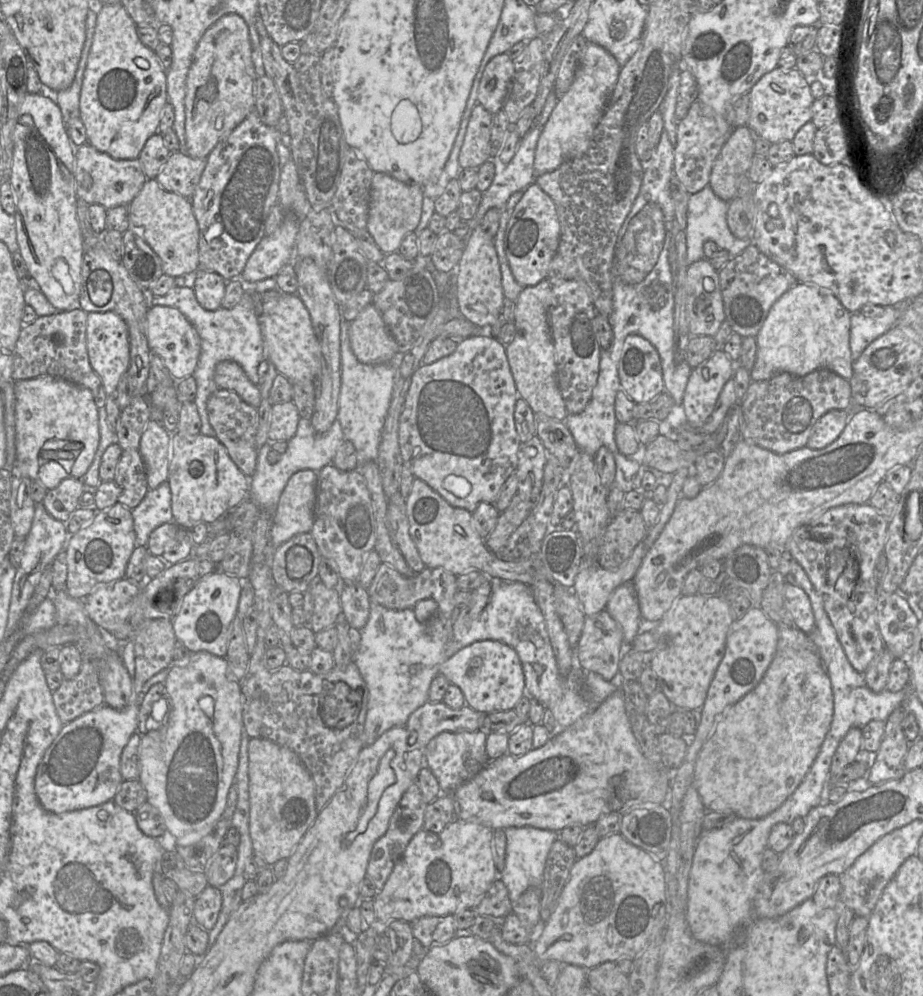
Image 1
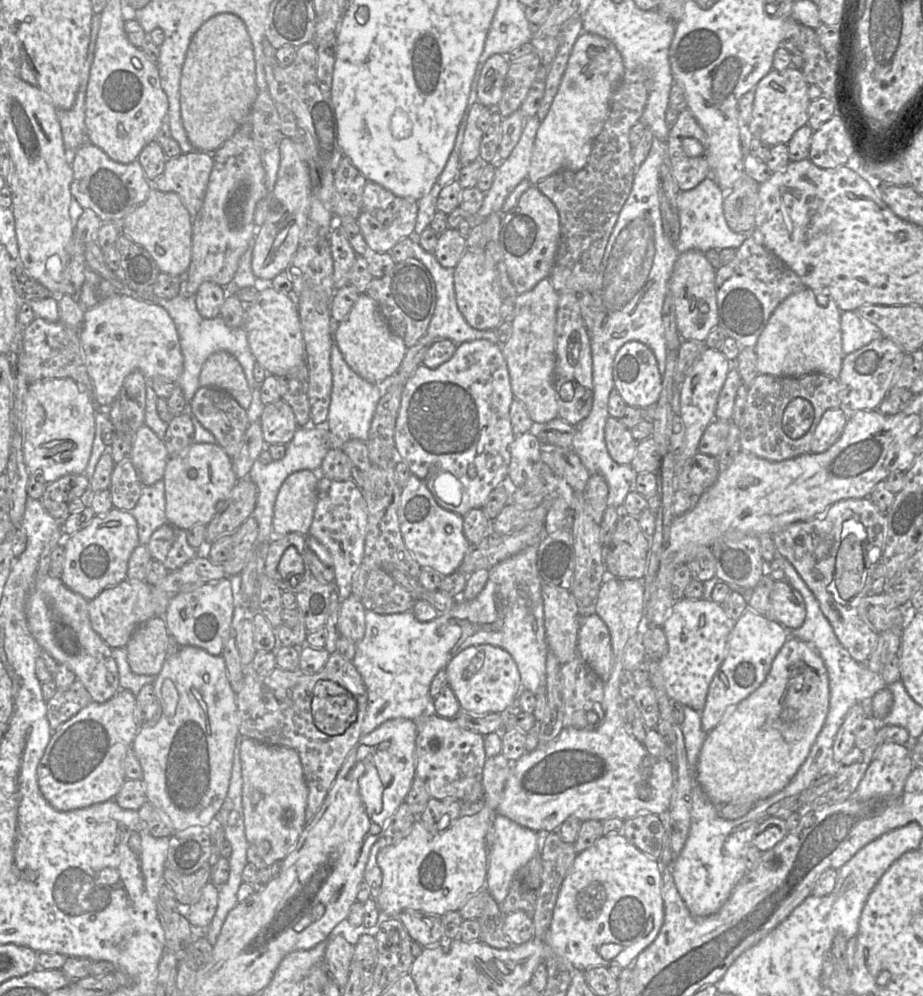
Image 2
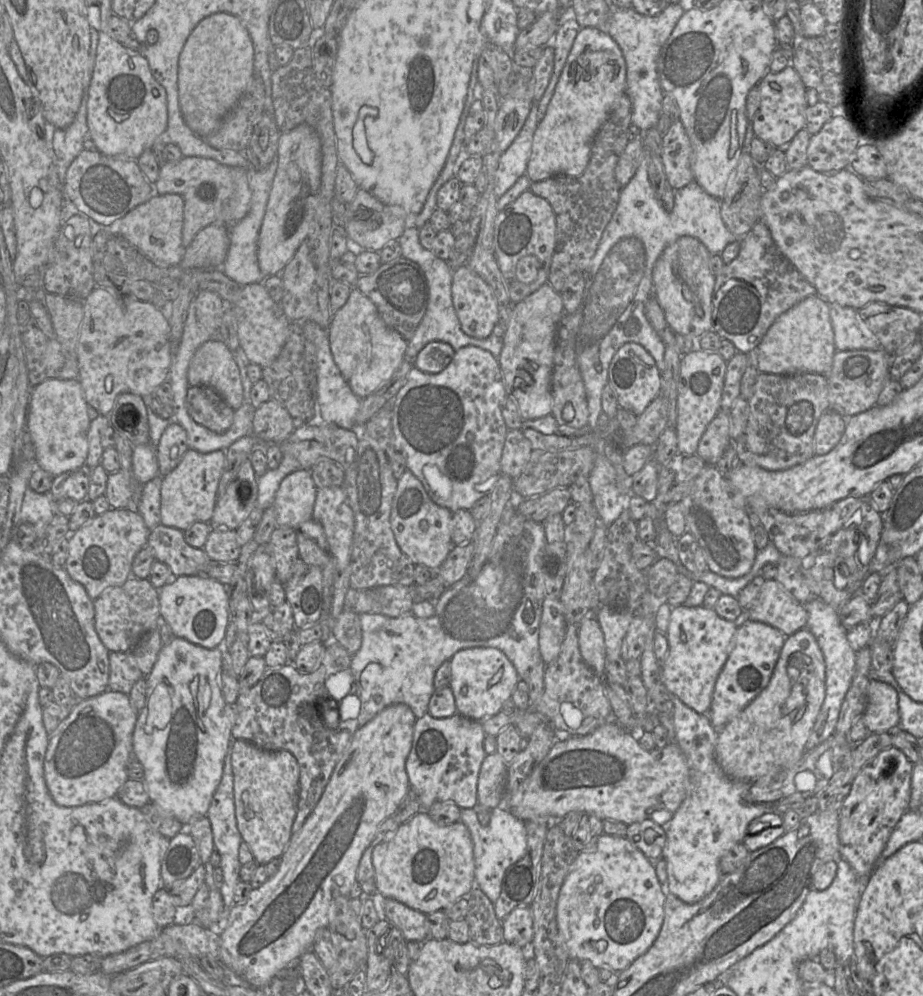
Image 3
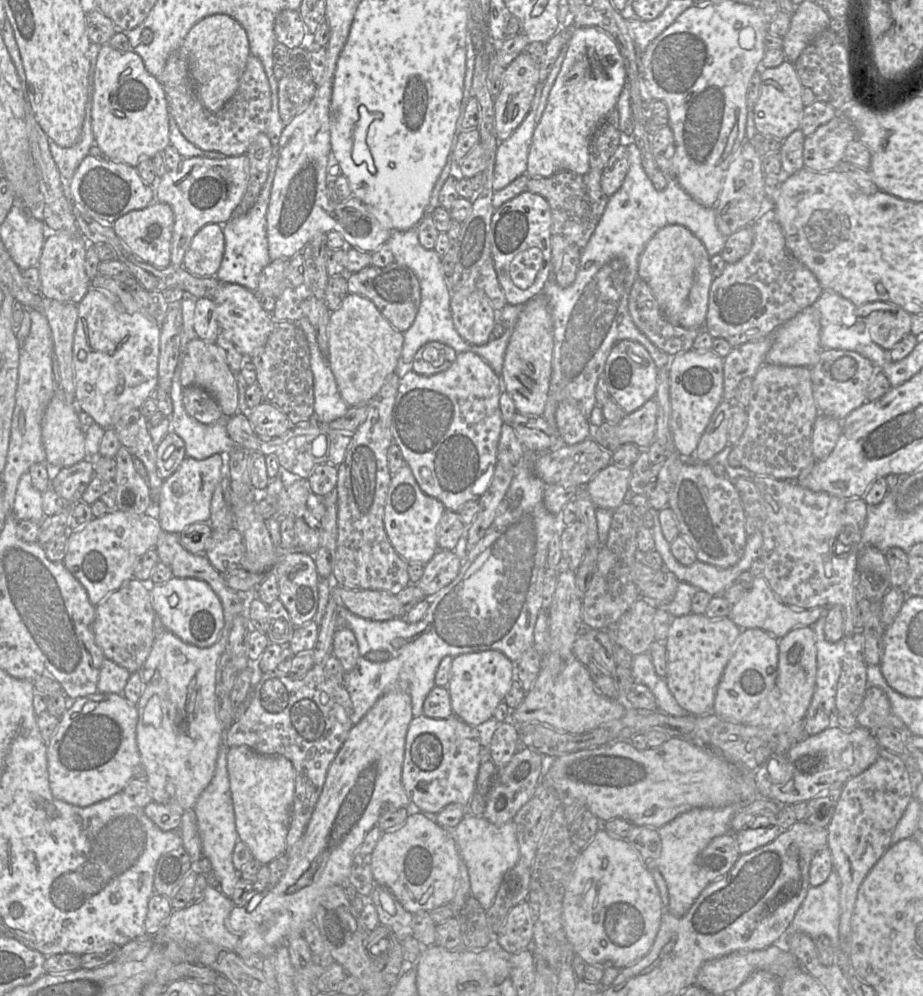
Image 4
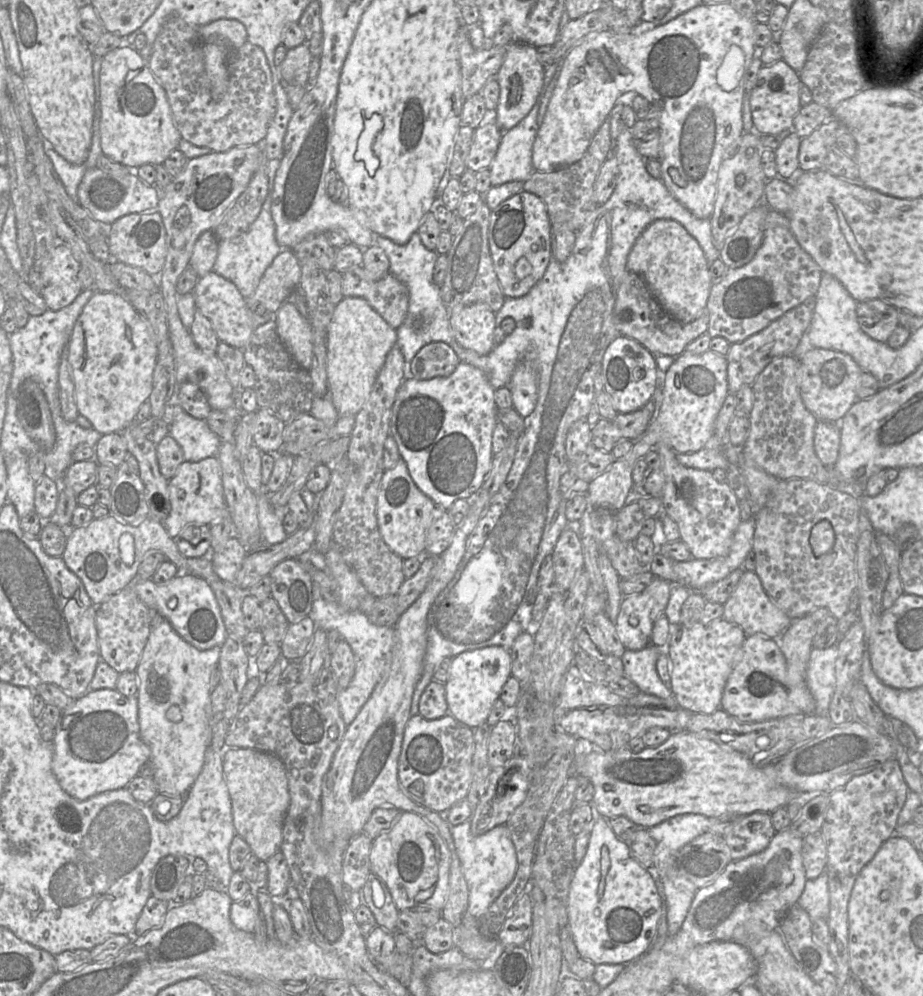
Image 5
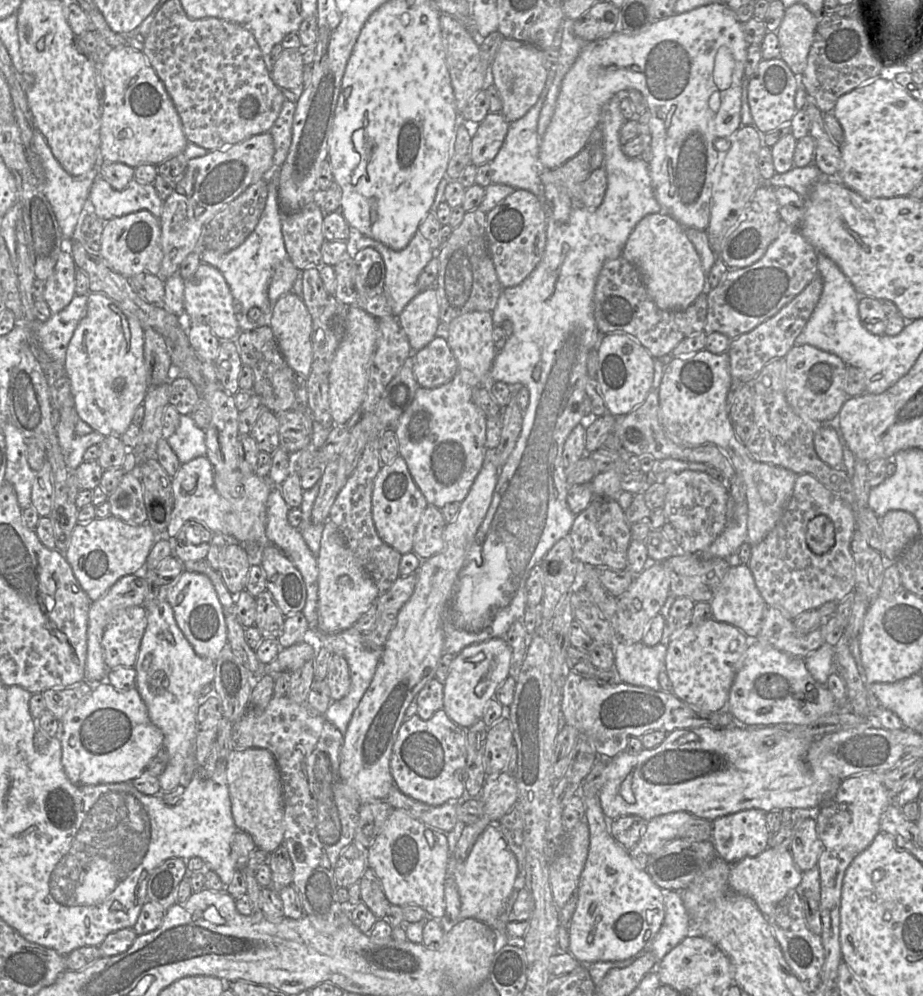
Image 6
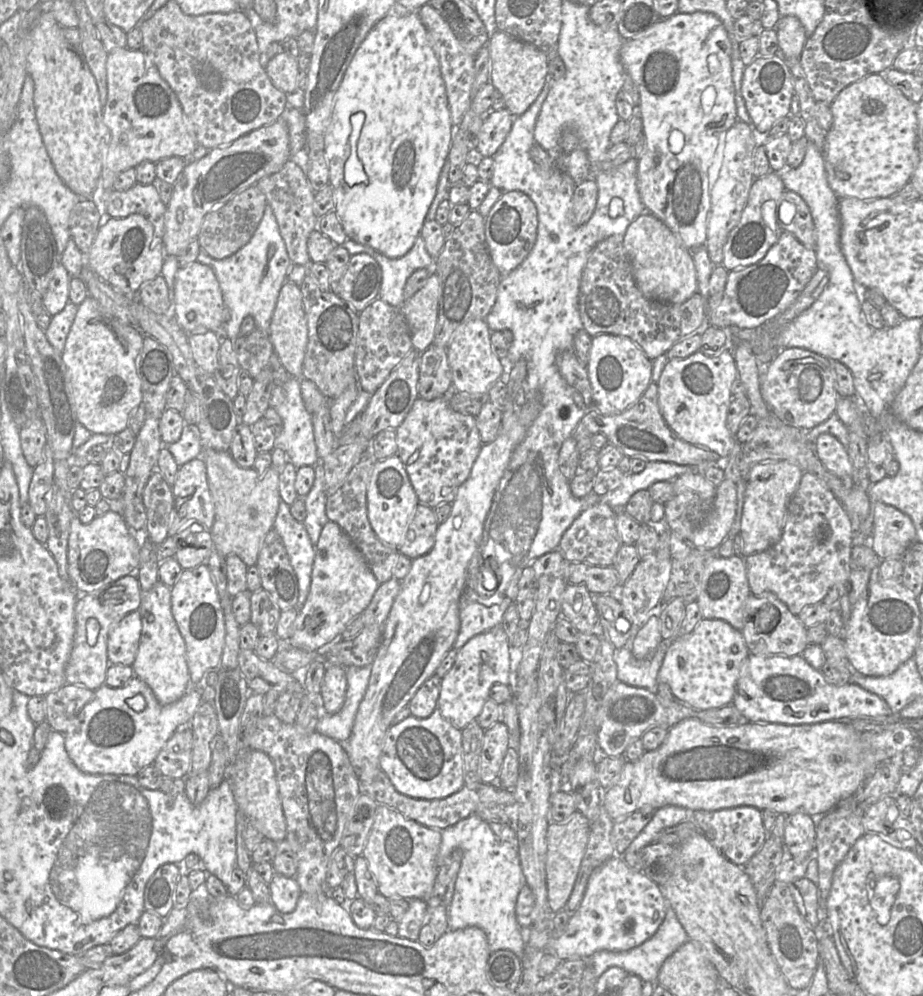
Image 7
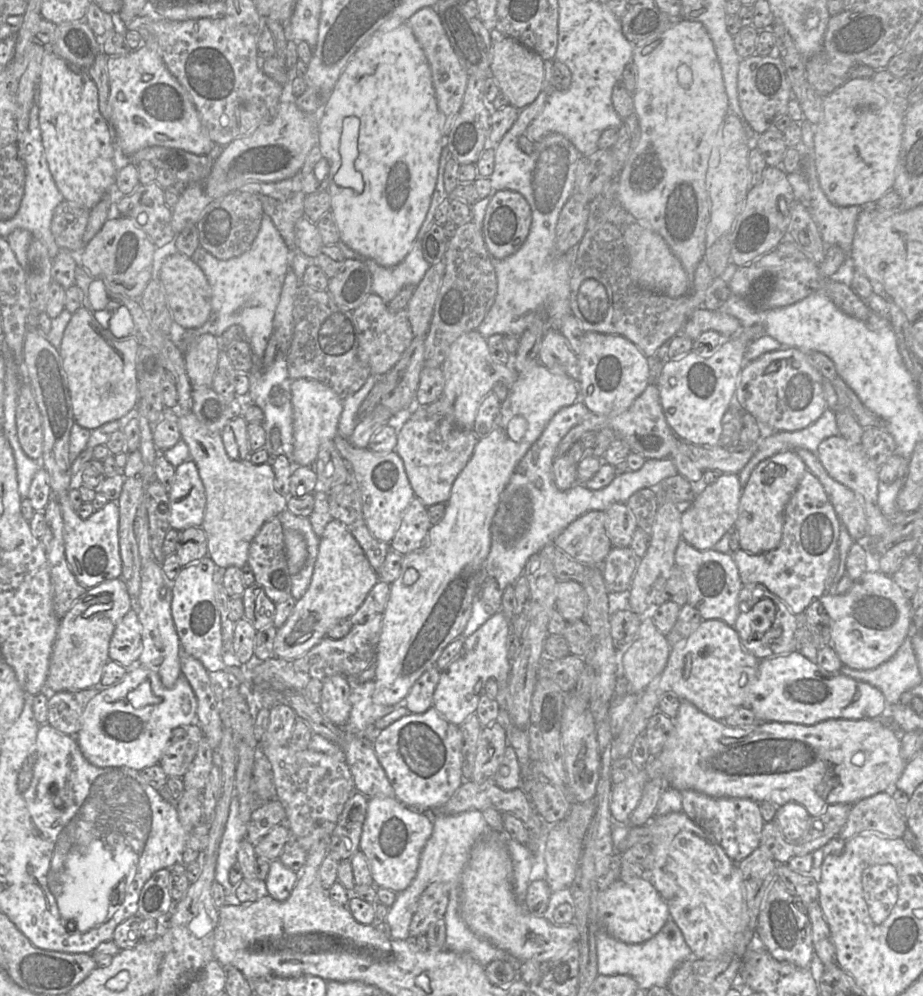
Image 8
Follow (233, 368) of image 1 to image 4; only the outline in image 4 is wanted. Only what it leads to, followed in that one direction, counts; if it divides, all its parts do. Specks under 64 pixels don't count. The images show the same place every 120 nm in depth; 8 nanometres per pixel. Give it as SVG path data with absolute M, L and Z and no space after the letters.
M198 338L191 340L182 353L180 382L183 388L199 386L208 391L220 406L224 416L238 413L238 387L230 370L224 351L215 343Z

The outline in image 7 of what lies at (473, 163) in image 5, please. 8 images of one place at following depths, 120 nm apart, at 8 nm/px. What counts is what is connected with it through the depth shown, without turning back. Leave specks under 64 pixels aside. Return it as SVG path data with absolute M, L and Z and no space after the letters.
M506 108L490 111L484 116L475 155L493 157L510 132L515 117L517 116L511 114Z

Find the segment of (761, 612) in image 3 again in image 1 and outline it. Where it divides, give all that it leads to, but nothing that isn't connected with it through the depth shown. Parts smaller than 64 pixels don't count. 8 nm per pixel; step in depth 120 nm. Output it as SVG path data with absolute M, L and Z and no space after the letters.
M785 582L784 604L792 615L794 626L810 633L815 626L814 614L808 595L798 584Z

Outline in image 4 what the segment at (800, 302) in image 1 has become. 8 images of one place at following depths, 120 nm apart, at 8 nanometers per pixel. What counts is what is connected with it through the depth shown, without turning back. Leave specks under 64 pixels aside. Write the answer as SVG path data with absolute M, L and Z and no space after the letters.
M812 306L779 326L765 363L789 367L813 367L820 359L820 317Z

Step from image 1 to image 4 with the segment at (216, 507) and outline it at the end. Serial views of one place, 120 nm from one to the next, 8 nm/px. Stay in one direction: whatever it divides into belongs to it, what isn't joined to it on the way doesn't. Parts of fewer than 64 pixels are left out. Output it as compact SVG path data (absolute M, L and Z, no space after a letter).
M214 454L204 460L185 457L178 469L164 480L158 504L153 504L150 512L155 513L163 531L180 534L186 527L196 522L209 522L211 500L222 477L222 455Z

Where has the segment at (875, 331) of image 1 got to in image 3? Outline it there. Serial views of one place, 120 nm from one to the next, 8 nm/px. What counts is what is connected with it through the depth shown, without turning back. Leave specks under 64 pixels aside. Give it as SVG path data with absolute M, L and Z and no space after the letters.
M837 304L829 305L836 351L881 348L878 338L862 320L858 310Z

